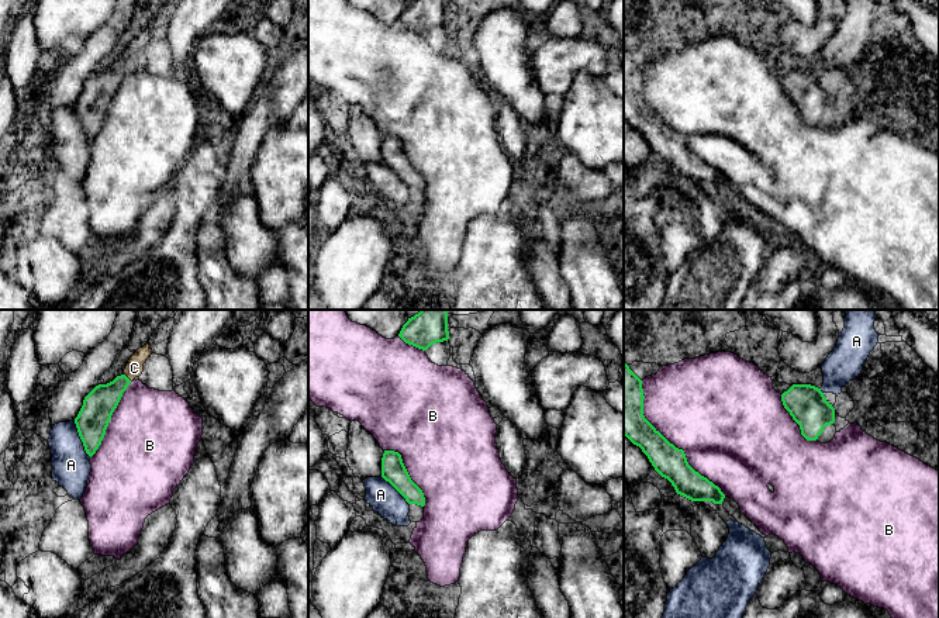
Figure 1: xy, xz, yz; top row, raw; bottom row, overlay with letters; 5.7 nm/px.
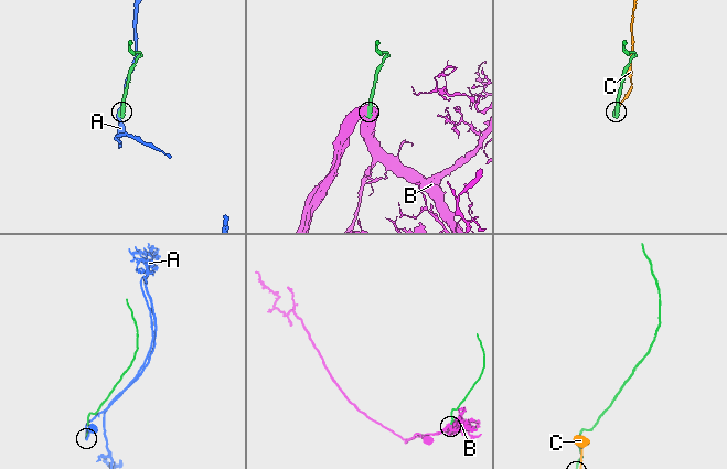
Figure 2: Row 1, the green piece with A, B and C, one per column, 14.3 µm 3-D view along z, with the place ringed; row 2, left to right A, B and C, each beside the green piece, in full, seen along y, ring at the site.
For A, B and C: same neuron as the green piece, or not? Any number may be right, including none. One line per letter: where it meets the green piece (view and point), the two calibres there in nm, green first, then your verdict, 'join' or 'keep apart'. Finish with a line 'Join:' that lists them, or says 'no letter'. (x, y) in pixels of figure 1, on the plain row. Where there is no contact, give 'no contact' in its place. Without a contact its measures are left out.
A: xy (80, 123) | 190/220 nm | keep apart
B: yz (672, 128) | 190/500 nm | keep apart
C: xy (127, 62) | 180/100 nm | join
Join: C

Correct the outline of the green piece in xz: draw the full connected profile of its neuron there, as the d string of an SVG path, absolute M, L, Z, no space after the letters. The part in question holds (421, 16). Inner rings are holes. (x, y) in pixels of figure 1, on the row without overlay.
M414 0L403 10L398 21L408 30L427 35L449 24L448 0Z

